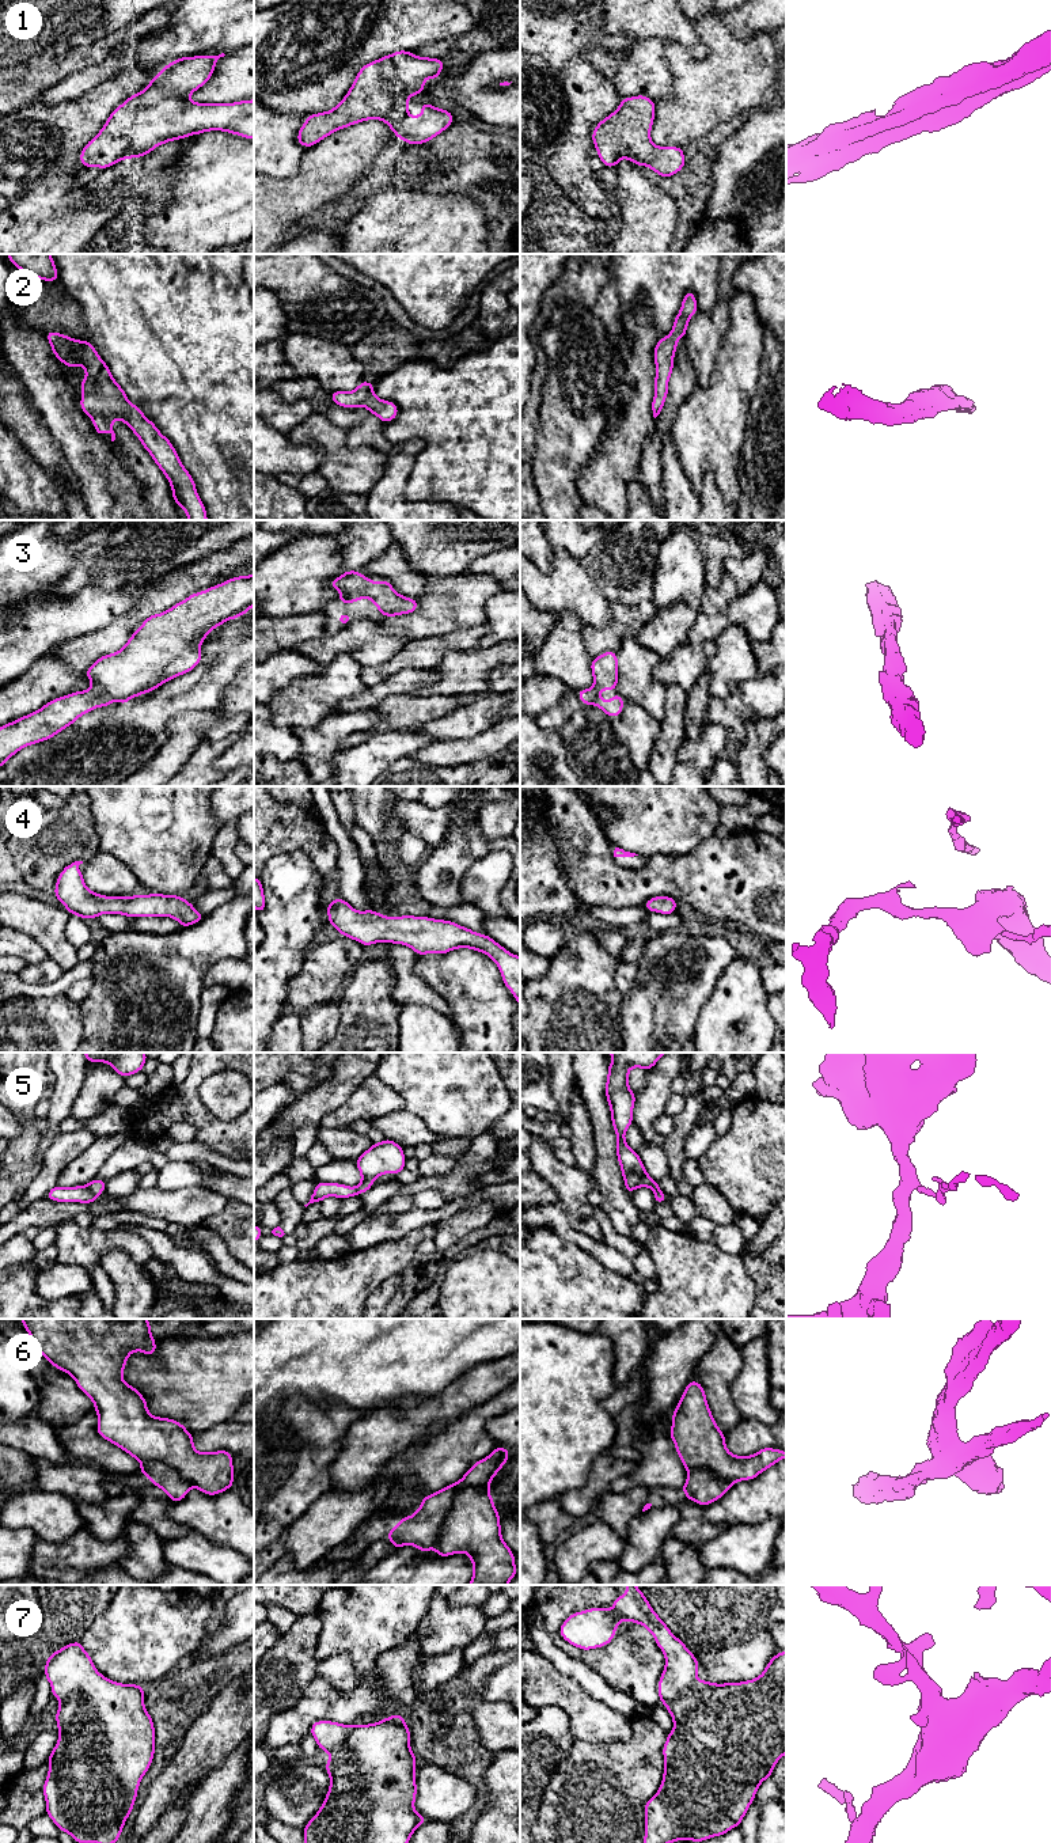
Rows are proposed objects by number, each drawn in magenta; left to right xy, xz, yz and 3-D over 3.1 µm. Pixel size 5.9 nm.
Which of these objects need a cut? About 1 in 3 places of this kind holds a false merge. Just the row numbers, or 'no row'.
5, 6

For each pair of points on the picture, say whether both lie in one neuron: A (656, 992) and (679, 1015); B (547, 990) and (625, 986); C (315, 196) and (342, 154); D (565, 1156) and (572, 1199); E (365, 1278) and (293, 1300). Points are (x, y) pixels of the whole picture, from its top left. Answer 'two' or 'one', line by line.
A: one
B: two
C: one
D: two
E: one

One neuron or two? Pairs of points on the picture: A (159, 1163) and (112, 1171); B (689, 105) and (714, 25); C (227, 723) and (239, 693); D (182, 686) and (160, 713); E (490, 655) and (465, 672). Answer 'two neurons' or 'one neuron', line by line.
A: one neuron
B: one neuron
C: one neuron
D: one neuron
E: one neuron

